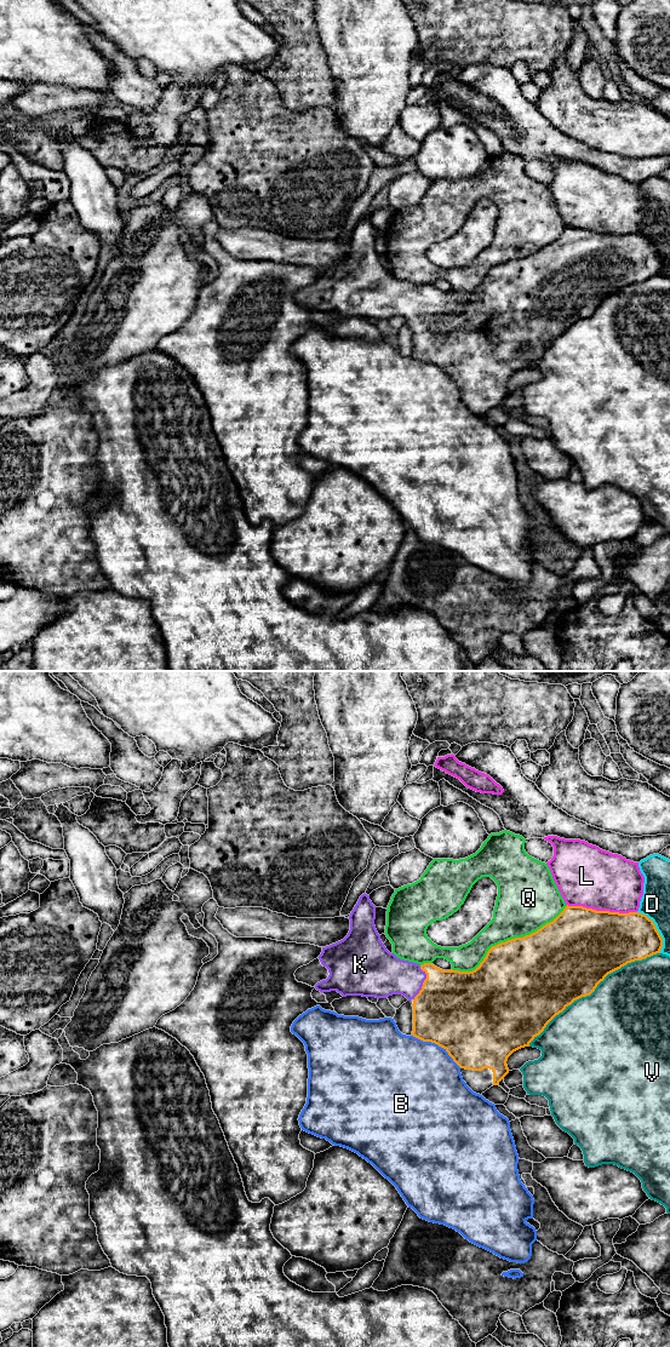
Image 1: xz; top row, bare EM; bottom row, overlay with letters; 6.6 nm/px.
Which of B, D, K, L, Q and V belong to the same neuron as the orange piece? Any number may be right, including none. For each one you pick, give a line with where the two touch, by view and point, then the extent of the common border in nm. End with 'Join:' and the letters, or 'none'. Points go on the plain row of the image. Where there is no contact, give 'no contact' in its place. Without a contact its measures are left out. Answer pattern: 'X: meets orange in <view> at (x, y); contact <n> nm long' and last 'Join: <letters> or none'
K: meets orange in xz at (423, 304); contact 240 nm long
Join: K

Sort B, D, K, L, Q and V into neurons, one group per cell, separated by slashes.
B / D / K / L / Q / V

